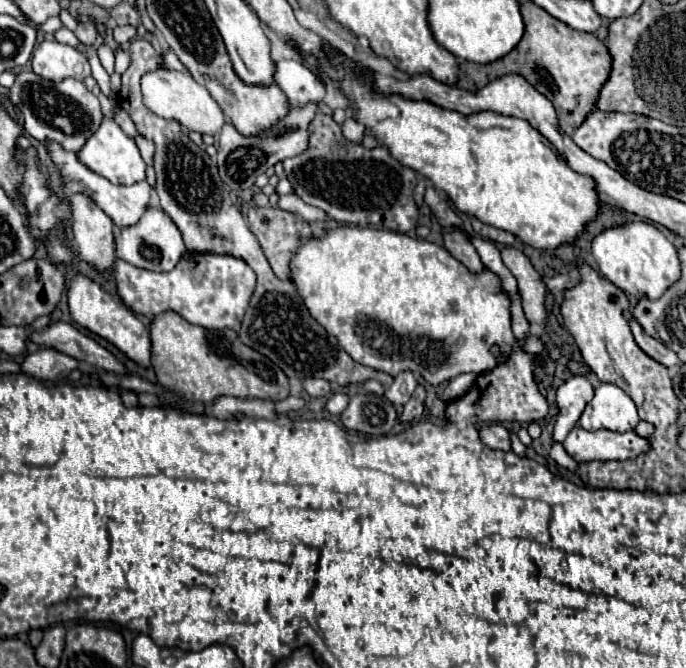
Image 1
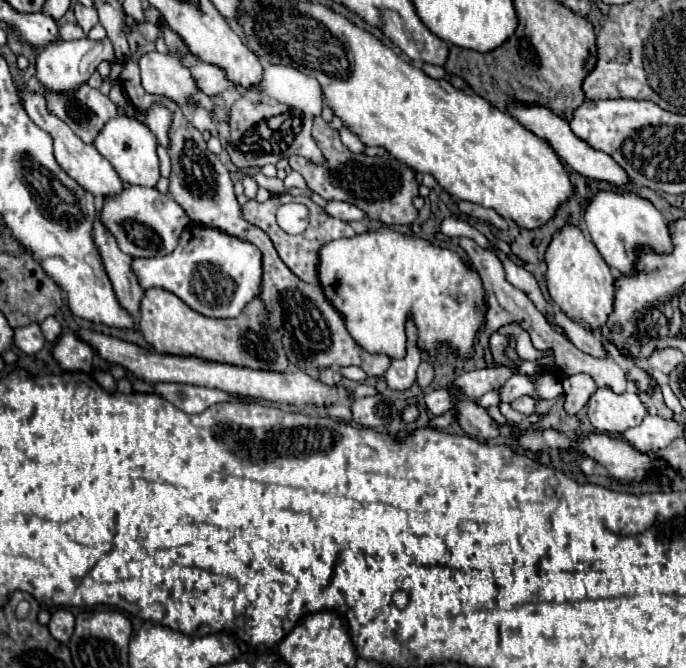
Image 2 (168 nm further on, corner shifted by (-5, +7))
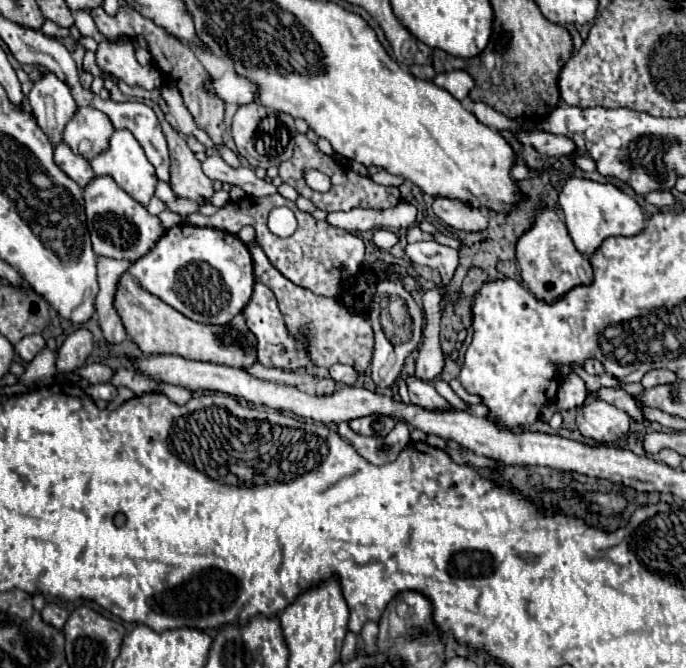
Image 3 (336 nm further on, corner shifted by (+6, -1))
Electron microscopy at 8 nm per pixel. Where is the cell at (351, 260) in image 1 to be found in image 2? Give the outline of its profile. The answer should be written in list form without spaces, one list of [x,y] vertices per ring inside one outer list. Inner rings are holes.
[[[380,228],[354,238],[332,240],[320,250],[320,284],[326,298],[344,316],[352,338],[372,354],[404,358],[406,354],[406,318],[412,316],[418,326],[418,346],[426,352],[436,350],[438,342],[446,342],[460,356],[472,356],[476,332],[486,316],[486,296],[478,272],[468,268],[452,250],[432,246],[416,236],[402,236],[394,230]]]

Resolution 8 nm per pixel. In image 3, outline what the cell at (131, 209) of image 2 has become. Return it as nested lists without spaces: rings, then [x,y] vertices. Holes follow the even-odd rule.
[[[97,176],[85,188],[85,212],[95,254],[115,260],[129,260],[129,262],[139,260],[141,256],[149,254],[155,248],[155,244],[167,230],[159,220],[159,216],[149,214],[143,204],[133,200],[109,176]]]

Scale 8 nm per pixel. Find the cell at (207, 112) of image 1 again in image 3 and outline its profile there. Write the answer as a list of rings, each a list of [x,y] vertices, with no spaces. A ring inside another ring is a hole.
[[[101,42],[97,48],[97,64],[101,70],[111,72],[129,86],[139,86],[151,92],[161,84],[161,72],[153,64],[141,66],[135,60],[133,44]]]

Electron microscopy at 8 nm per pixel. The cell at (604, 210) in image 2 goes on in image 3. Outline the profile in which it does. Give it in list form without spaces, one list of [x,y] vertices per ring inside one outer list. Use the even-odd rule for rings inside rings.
[[[569,178],[559,194],[559,204],[565,212],[567,230],[585,256],[593,256],[605,238],[611,236],[637,236],[645,230],[645,214],[641,206],[613,184],[597,184],[593,180]]]

